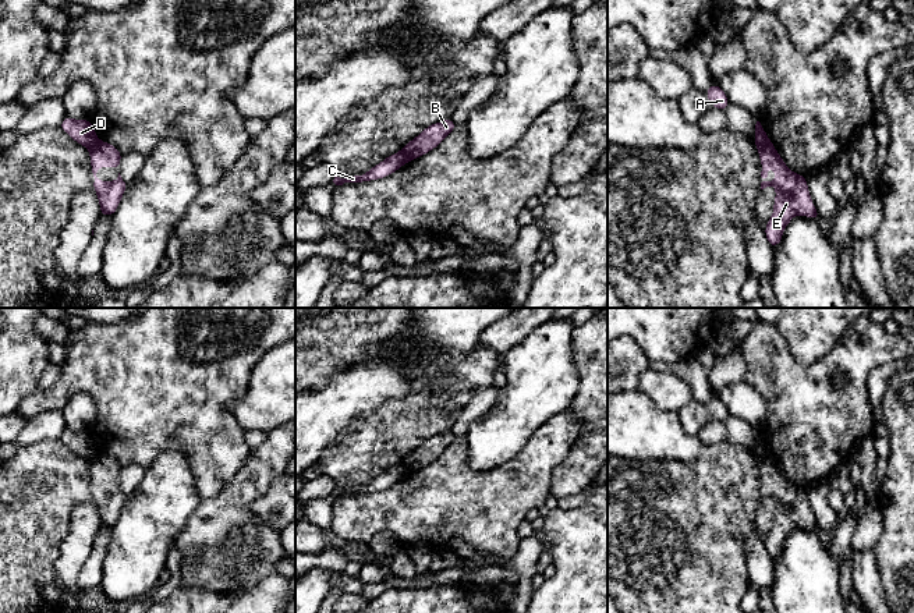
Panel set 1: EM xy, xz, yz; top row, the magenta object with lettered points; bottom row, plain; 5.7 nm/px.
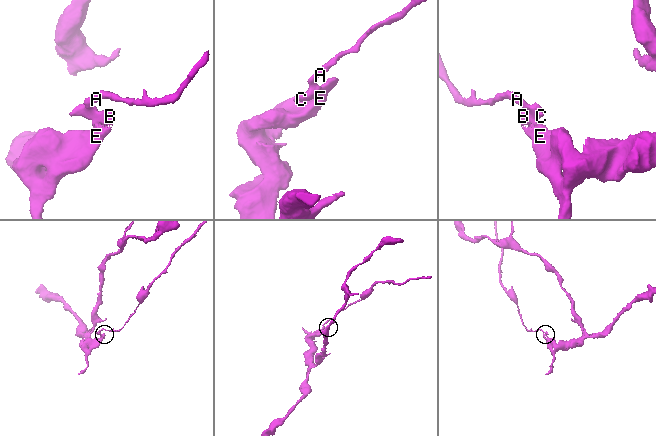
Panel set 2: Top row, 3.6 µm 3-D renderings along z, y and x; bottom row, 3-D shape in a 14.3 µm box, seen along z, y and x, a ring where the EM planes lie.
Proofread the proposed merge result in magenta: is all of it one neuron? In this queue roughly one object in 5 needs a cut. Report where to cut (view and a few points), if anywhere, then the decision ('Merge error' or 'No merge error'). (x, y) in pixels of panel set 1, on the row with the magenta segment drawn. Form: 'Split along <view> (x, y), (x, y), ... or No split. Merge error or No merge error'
Split along yz (755, 141), (773, 148). Merge error

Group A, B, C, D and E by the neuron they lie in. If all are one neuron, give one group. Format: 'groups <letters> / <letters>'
groups A C D / B E

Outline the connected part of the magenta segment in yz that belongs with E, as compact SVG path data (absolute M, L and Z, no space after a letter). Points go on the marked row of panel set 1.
M755 142L761 159L761 189L766 187L776 188L773 203L773 215L765 226L765 237L768 242L776 248L786 226L790 220L800 215L819 220L819 213L811 199L807 177L791 171L783 157L775 148L764 146Z

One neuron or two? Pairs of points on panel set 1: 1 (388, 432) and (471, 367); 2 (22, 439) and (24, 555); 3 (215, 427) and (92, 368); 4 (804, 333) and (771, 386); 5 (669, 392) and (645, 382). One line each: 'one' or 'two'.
1: one
2: two
3: one
4: two
5: one

